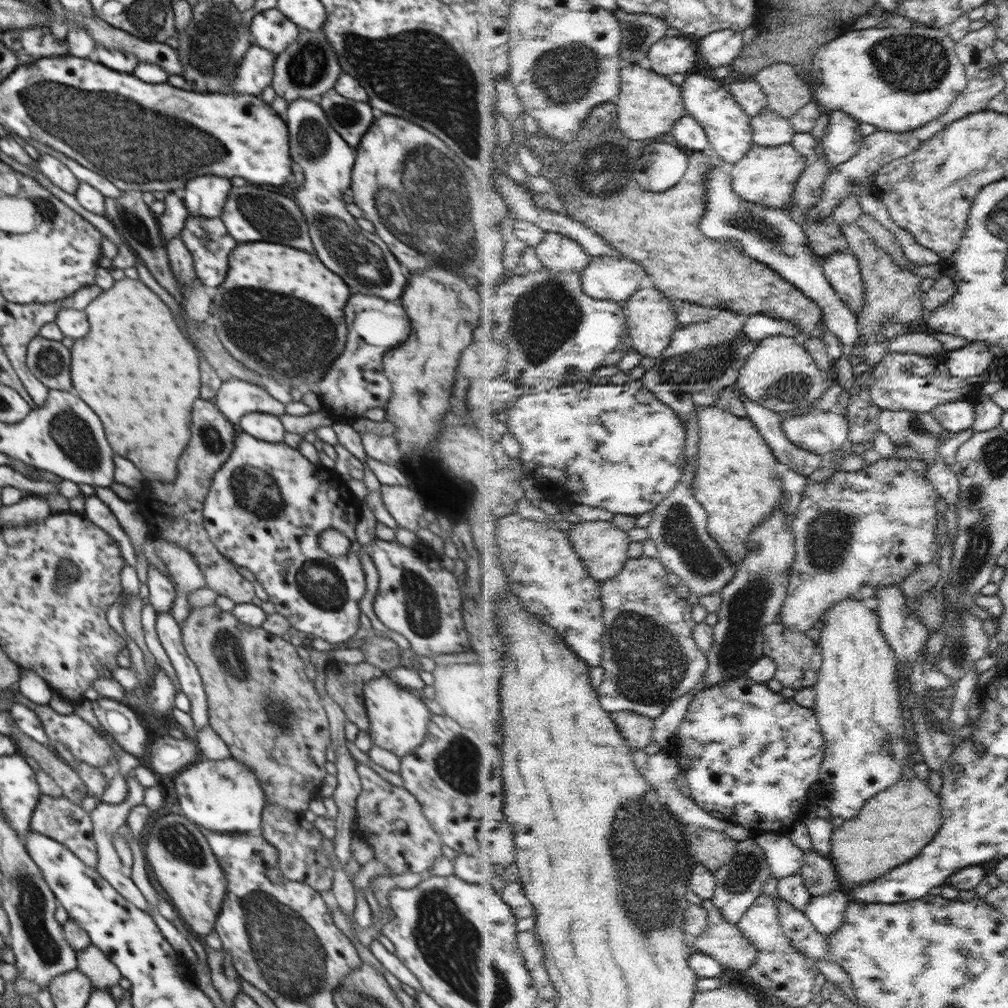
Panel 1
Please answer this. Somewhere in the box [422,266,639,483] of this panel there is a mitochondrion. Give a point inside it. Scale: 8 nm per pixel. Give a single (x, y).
(548, 314)

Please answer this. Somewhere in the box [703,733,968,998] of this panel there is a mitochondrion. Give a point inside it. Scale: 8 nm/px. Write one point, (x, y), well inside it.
(747, 869)

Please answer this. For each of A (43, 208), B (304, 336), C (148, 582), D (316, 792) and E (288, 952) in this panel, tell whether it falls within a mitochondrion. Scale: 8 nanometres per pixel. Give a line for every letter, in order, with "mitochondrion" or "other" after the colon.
A: mitochondrion
B: mitochondrion
C: other
D: other
E: mitochondrion

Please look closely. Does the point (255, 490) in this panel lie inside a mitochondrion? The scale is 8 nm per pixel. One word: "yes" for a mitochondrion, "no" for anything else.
yes

